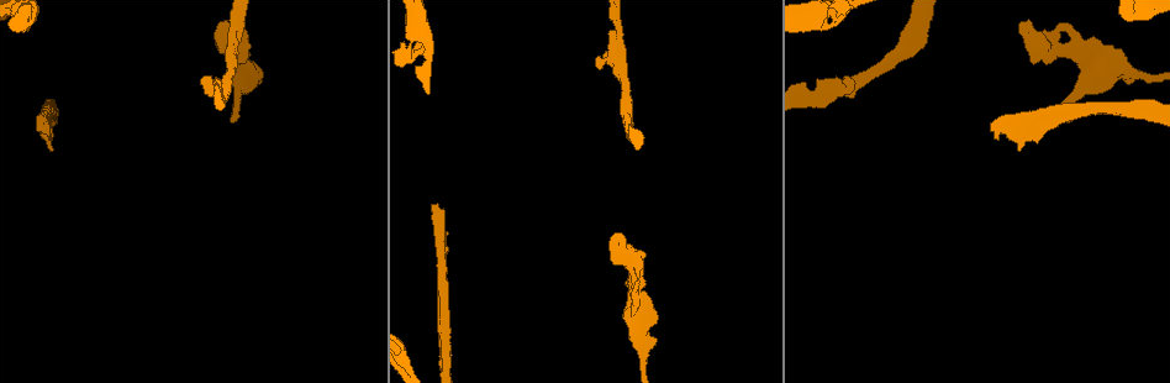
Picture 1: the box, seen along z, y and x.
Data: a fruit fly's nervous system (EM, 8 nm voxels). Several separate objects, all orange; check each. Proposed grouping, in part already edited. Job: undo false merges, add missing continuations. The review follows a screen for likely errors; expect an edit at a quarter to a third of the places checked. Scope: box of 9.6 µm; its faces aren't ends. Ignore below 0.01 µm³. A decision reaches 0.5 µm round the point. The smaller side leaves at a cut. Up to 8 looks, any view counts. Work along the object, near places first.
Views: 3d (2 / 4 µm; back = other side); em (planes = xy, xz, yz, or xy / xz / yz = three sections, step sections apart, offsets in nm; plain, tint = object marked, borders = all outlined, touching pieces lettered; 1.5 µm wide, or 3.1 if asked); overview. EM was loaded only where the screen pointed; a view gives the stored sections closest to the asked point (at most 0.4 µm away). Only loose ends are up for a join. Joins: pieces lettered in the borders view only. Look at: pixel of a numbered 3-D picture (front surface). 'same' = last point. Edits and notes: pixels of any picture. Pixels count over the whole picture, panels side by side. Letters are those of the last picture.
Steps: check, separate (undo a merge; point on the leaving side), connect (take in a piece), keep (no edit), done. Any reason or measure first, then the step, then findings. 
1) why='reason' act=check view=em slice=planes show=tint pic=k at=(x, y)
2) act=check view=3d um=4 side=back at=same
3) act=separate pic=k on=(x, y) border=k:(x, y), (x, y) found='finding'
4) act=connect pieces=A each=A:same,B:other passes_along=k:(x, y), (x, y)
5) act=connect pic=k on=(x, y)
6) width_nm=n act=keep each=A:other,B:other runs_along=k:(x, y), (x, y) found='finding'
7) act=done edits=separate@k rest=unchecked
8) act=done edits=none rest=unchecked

why='free end' act=check view=3d um=2 pic=1 at=(600, 68)

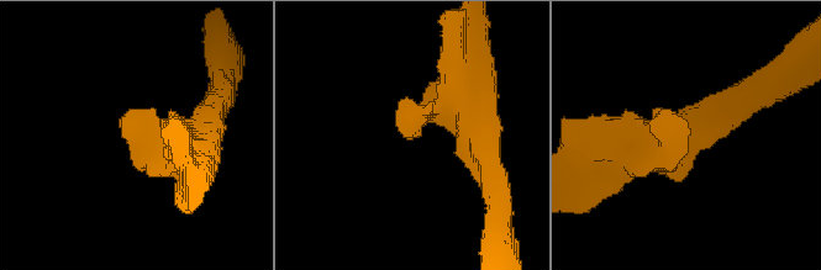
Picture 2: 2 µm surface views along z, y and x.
arm_widths_nm=200,300 act=check view=em slice=planes show=borders pic=2 at=(416, 134)

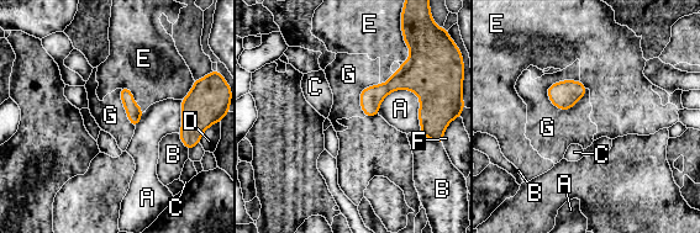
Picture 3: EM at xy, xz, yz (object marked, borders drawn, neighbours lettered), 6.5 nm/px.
act=keep each=A:other,B:other,C:other,D:other,E:other,F:other,G:other found='no lettered piece goes on from it'

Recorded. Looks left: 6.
why='an open end' act=check view=3d um=4 side=back pic=1 at=(616, 236)

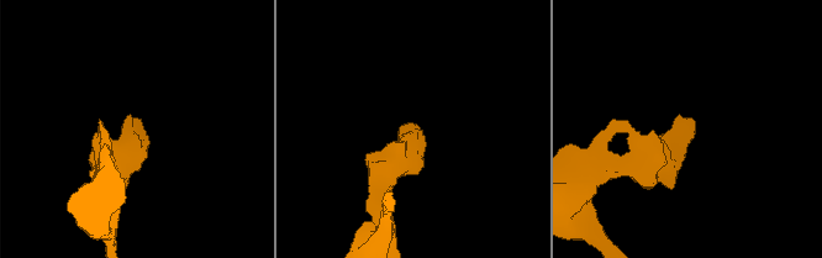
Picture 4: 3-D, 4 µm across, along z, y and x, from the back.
act=check view=em slice=xy step=4 show=borders pic=4 at=(416, 126)

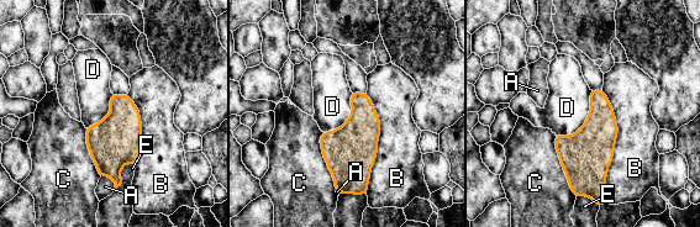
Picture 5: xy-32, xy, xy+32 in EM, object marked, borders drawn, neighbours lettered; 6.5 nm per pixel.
why='cut it another way' act=check view=em slice=planes show=borders at=same

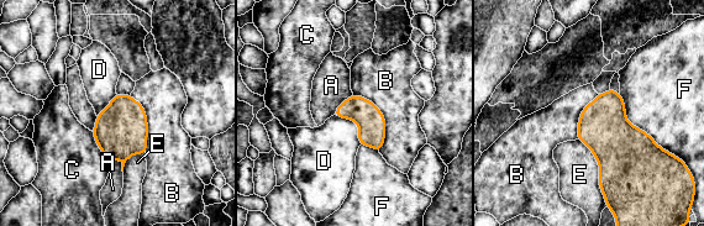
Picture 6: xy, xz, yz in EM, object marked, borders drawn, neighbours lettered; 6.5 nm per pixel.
act=keep each=A:other,B:other,C:other,D:other,E:other,F:other border=6:(352, 94), (332, 114) found='none of them fits'

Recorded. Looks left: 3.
why='thick end' act=check view=em slice=planes show=borders pic=1 at=(1105, 46)

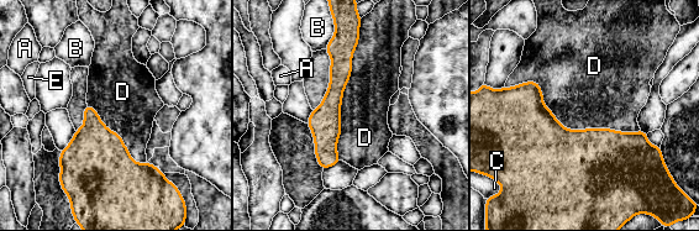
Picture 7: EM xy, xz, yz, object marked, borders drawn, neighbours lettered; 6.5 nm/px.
act=keep each=A:other,B:other,C:other,D:other,E:other border=7:(505, 87), (640, 130) found='no lettered piece goes on from it'

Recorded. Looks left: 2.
act=done edits=none rest=unchecked

